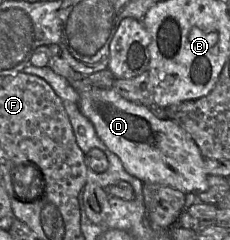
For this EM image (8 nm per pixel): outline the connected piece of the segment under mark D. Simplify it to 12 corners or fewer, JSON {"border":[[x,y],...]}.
{"border":[[48,66],[125,170],[187,193],[209,189],[205,158],[175,121]]}

